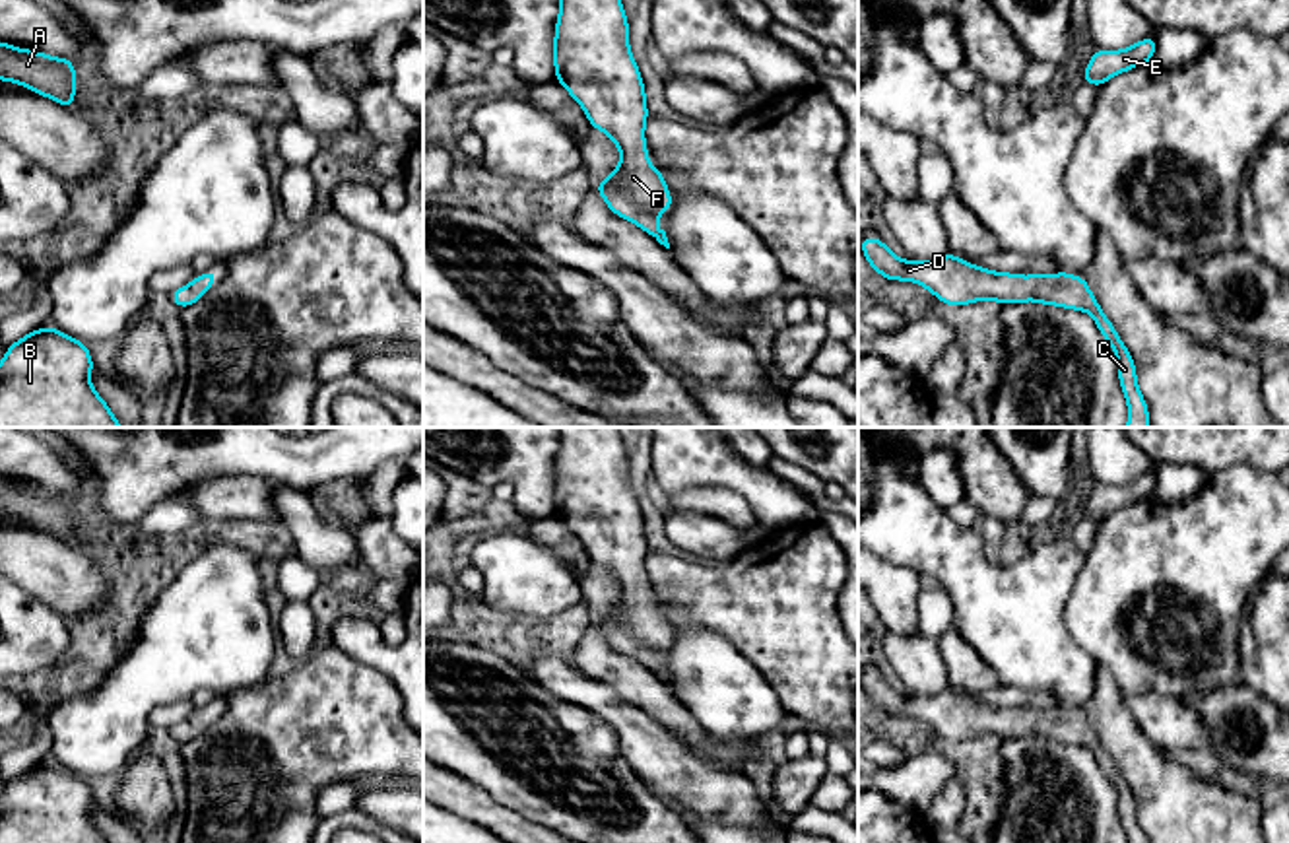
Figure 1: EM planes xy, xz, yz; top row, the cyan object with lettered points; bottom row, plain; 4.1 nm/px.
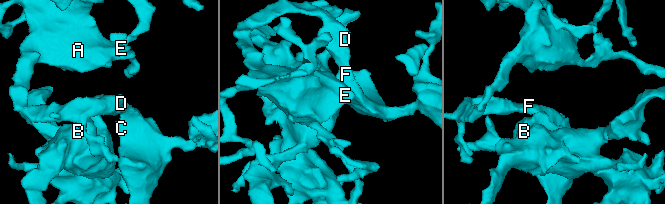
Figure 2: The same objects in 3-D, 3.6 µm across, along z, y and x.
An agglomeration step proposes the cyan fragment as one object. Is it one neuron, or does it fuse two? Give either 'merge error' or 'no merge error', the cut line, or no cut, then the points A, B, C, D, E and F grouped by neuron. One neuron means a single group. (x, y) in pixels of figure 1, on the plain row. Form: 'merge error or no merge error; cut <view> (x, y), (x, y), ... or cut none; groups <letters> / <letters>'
no merge error; cut none; groups A B C D E F

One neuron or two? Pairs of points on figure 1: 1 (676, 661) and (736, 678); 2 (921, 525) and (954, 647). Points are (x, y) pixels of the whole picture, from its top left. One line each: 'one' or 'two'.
1: one
2: two

